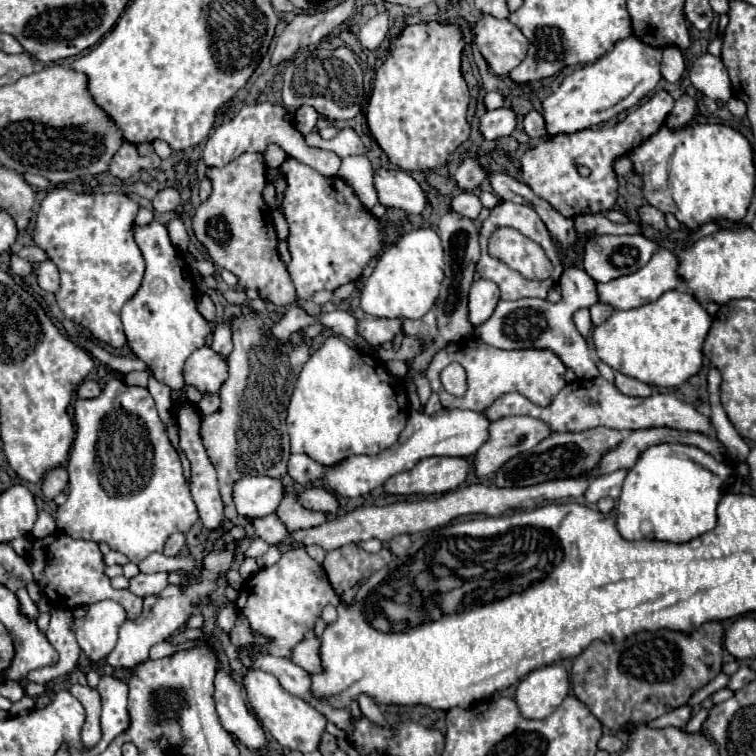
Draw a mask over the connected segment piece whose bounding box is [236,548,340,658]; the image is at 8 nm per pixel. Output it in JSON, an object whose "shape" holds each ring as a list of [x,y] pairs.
{"shape":[[[292,548],[282,554],[282,558],[268,568],[258,570],[248,580],[244,580],[238,592],[238,612],[250,622],[252,630],[258,630],[262,636],[274,638],[270,654],[290,656],[290,650],[302,640],[304,632],[314,626],[316,616],[320,616],[326,604],[336,606],[340,598],[330,588],[326,580],[318,578],[322,566],[314,562],[304,548]]]}

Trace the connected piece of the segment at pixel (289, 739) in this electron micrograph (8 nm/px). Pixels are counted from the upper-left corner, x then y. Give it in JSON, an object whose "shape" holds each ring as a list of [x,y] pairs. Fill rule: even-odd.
{"shape":[[[254,670],[248,672],[244,676],[244,688],[248,692],[248,700],[252,704],[252,708],[258,712],[264,730],[268,730],[280,746],[290,748],[290,750],[298,750],[302,754],[308,752],[316,752],[322,740],[322,734],[326,732],[326,716],[316,710],[312,704],[308,704],[306,700],[288,694],[286,690],[282,690],[282,686],[278,684],[278,680],[272,674]]]}

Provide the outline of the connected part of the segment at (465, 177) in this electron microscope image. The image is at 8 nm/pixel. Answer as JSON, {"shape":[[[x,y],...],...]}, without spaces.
{"shape":[[[466,158],[460,168],[456,170],[456,182],[462,190],[472,190],[482,184],[482,180],[488,176],[488,168],[482,166],[476,158]]]}

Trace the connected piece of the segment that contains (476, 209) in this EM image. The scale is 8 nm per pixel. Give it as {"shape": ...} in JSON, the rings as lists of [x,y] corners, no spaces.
{"shape":[[[462,192],[462,194],[454,196],[454,200],[452,200],[452,210],[458,210],[462,216],[476,220],[476,218],[480,216],[482,202],[480,202],[480,198],[478,198],[476,194],[472,194],[472,192]]]}

